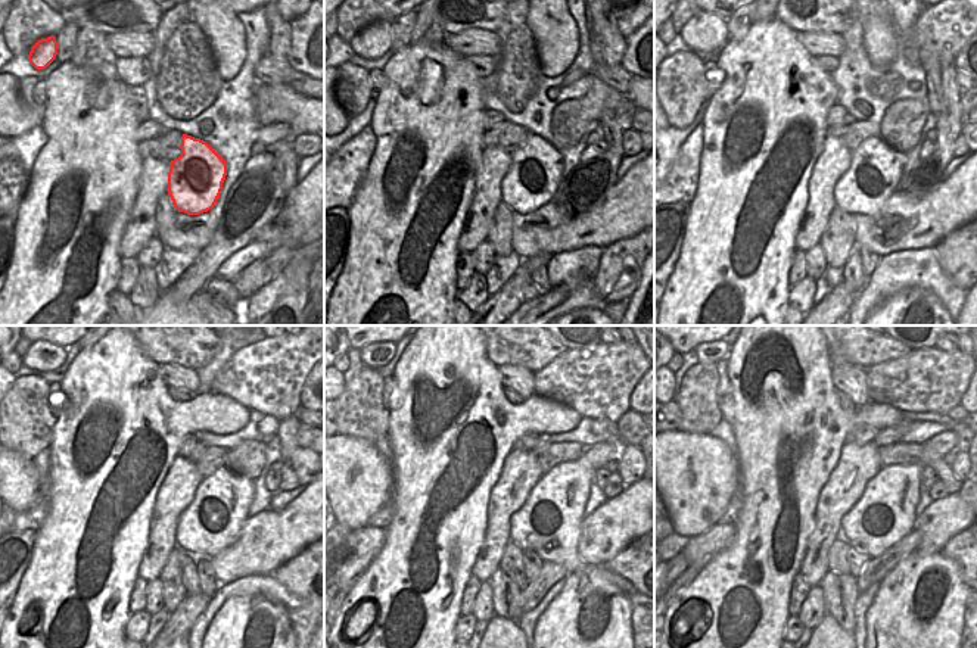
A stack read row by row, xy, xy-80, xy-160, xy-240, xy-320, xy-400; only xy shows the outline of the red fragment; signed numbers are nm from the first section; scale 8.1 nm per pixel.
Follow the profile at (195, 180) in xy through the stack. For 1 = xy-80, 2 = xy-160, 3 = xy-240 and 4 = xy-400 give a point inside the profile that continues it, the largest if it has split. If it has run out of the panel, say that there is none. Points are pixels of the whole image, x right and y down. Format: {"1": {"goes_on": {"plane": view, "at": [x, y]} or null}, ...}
{"1": {"goes_on": {"plane": "xy-80", "at": [535, 173]}}, "2": {"goes_on": {"plane": "xy-160", "at": [876, 168]}}, "3": {"goes_on": {"plane": "xy-240", "at": [212, 522]}}, "4": {"goes_on": {"plane": "xy-400", "at": [886, 511]}}}

